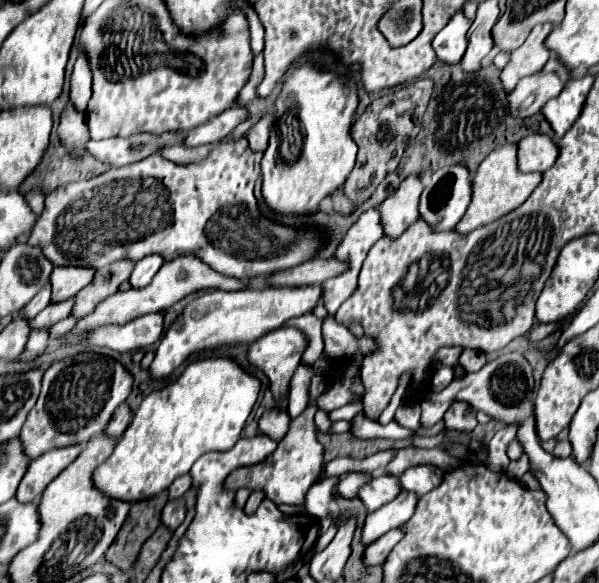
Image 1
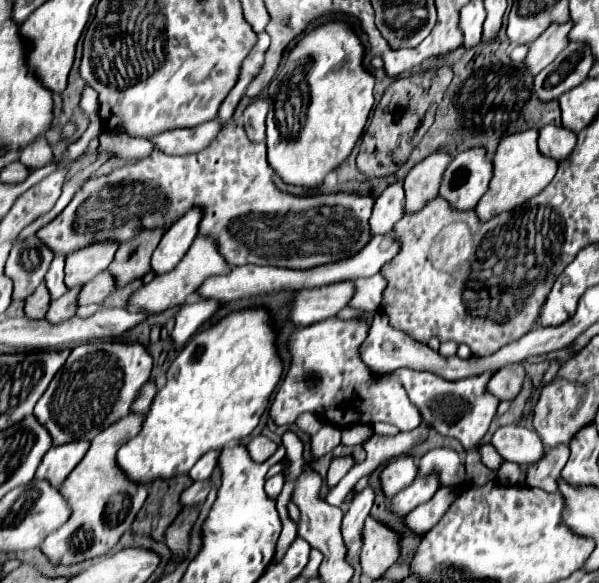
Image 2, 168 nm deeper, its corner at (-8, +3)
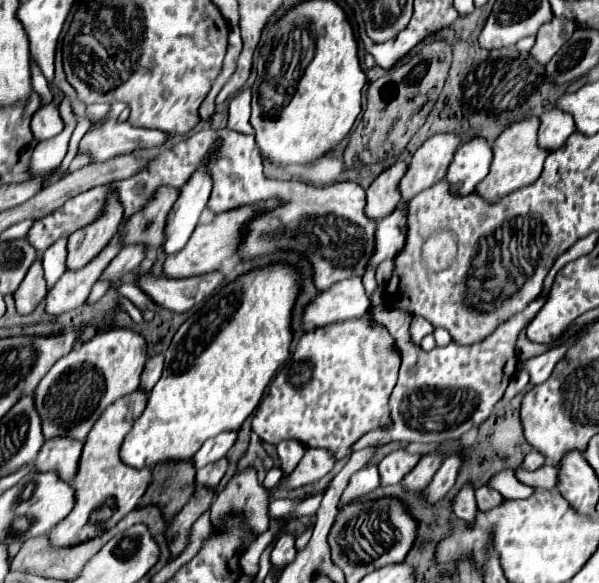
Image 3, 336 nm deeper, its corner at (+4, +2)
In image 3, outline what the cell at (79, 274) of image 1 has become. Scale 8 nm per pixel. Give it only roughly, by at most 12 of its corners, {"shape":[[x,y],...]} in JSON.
{"shape":[[110,191],[96,221],[68,237],[80,269],[114,237],[124,207]]}

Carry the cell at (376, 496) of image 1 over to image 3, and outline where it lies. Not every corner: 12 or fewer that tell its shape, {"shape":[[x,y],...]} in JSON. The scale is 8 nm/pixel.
{"shape":[[396,449],[378,463],[382,485],[400,483],[420,453]]}

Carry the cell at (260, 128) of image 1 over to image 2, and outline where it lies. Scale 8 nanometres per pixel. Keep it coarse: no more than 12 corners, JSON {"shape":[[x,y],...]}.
{"shape":[[266,100],[244,112],[244,130],[252,142],[264,142]]}

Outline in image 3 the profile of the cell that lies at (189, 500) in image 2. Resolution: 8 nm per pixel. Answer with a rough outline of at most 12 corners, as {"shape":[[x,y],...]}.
{"shape":[[226,457],[198,469],[196,483],[216,487],[228,469]]}

